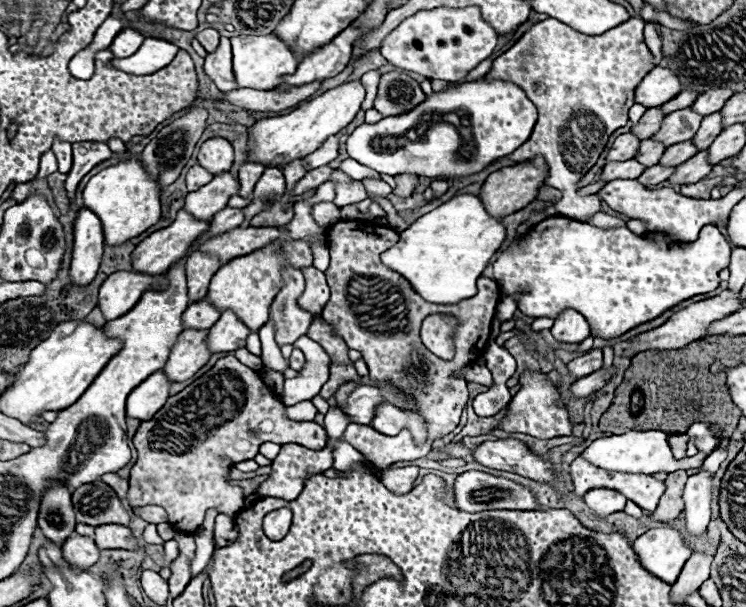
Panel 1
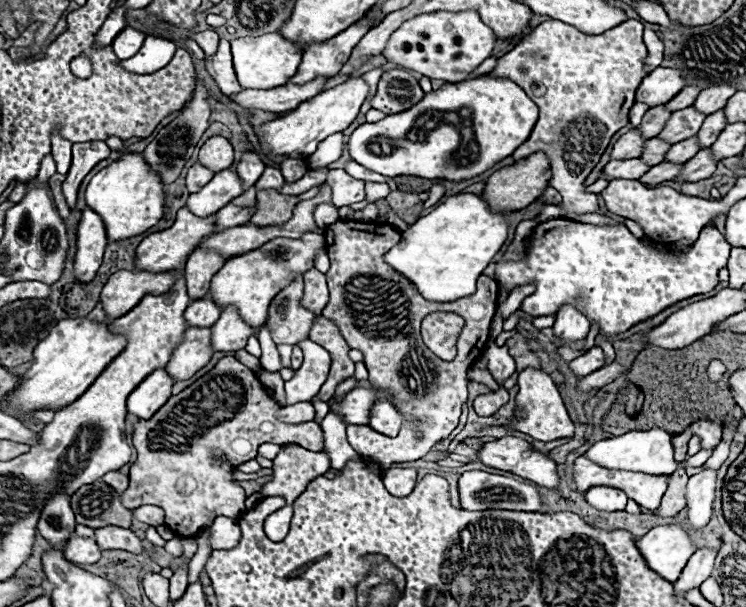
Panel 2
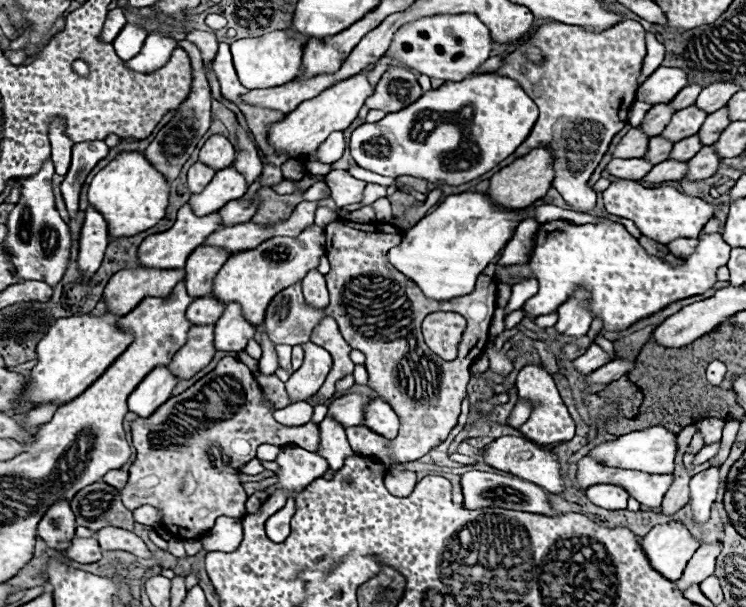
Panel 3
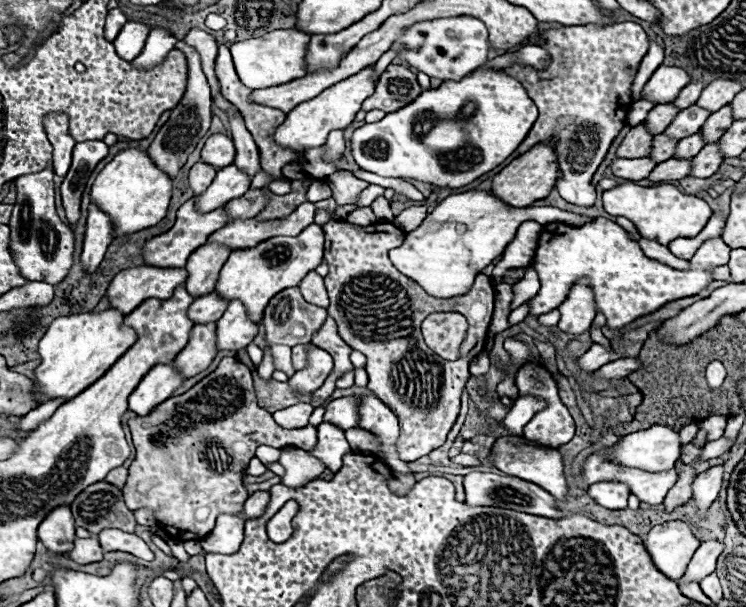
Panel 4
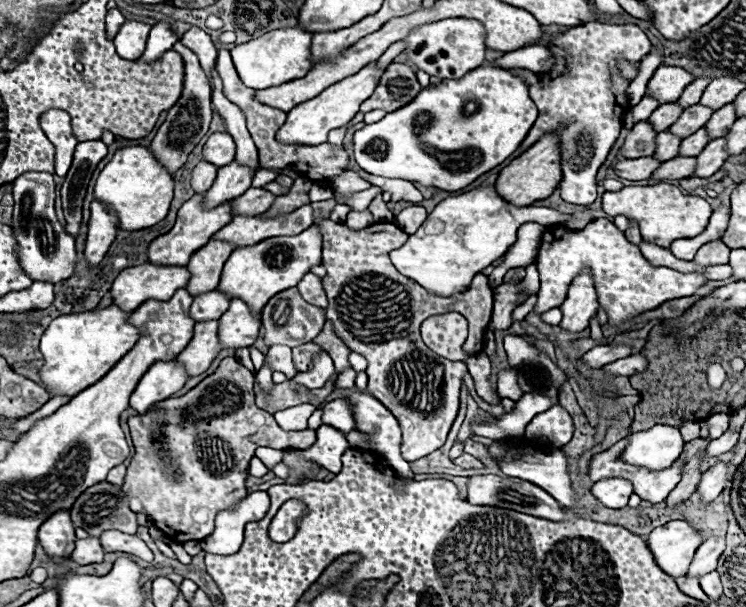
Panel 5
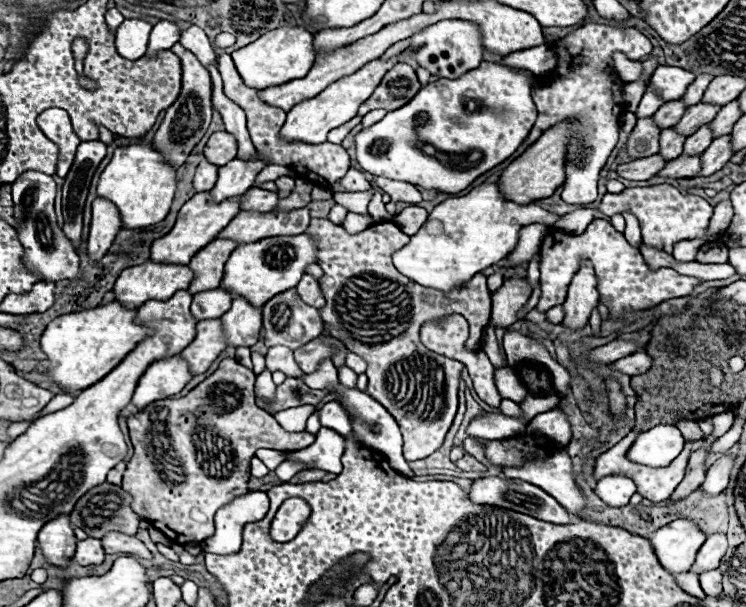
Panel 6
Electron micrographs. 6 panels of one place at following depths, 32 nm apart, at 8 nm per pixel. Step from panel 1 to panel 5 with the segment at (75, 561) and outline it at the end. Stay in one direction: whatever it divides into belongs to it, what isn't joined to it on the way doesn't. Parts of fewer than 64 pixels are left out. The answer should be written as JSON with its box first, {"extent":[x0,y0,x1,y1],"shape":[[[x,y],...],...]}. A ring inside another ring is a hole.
{"extent":[70,538,104,566],"shape":[[[84,538],[84,540],[76,540],[76,548],[70,556],[72,560],[76,560],[78,564],[86,566],[86,564],[96,564],[96,562],[102,562],[104,558],[104,550],[100,546],[100,540],[98,538]]]}

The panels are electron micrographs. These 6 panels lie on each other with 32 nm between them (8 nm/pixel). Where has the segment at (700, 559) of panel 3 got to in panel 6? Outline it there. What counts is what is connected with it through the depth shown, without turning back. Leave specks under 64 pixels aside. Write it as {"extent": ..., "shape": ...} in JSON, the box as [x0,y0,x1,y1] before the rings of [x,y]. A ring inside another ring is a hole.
{"extent":[690,534,728,574],"shape":[[[712,534],[712,536],[708,536],[706,542],[704,542],[704,546],[700,546],[700,550],[698,550],[696,560],[694,560],[690,572],[702,574],[706,570],[718,568],[720,558],[724,556],[726,548],[728,548],[728,542],[726,542],[724,534]]]}

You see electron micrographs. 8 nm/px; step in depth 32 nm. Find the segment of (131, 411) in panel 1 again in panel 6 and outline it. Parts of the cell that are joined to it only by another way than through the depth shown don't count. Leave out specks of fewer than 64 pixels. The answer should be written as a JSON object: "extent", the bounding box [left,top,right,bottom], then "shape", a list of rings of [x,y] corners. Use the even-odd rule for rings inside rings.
{"extent":[132,354,192,412],"shape":[[[180,354],[166,360],[156,360],[148,366],[146,374],[142,374],[136,392],[132,394],[132,404],[142,412],[150,402],[178,394],[190,378],[192,374],[188,364],[180,358]]]}

